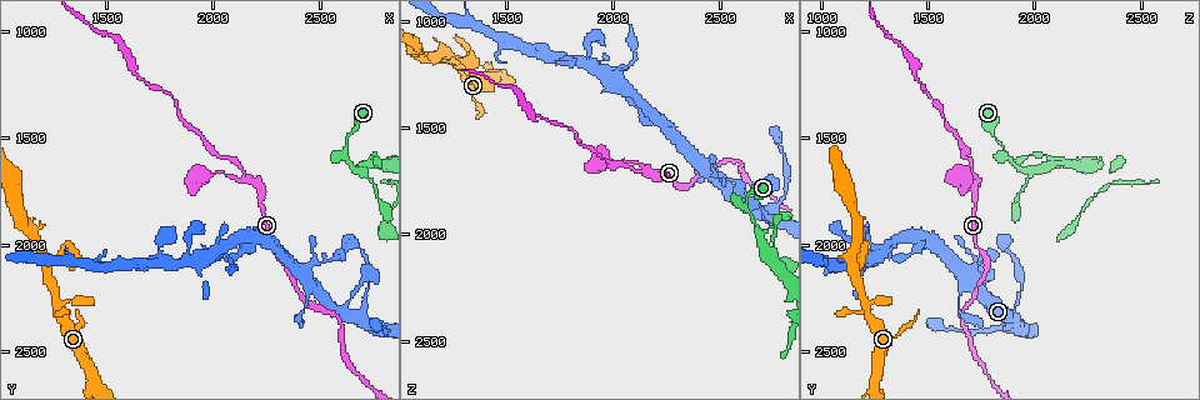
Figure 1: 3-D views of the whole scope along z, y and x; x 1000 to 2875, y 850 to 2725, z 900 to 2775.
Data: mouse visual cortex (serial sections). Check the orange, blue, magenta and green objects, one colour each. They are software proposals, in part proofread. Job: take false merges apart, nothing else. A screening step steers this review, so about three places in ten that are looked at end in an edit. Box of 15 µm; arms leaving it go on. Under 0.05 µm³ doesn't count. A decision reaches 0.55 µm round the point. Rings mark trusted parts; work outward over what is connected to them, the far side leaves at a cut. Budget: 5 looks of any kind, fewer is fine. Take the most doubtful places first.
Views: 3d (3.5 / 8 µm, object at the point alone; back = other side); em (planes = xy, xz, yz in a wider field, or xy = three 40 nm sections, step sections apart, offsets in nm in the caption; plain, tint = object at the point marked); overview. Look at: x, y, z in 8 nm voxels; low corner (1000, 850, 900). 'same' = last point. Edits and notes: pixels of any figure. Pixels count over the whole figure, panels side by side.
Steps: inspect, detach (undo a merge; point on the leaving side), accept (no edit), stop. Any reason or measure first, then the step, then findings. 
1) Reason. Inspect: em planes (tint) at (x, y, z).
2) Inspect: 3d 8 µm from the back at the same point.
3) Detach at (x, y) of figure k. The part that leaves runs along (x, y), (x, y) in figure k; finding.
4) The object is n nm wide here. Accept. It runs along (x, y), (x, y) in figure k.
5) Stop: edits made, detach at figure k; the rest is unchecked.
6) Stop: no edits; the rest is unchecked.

Sharp bend. Inspect: 3d 3.5 µm from the back at (2170, 1690, 1710).

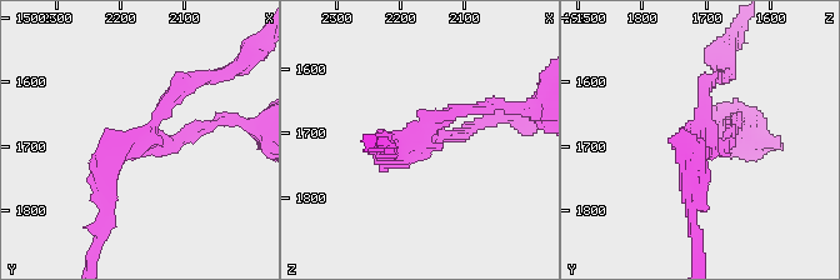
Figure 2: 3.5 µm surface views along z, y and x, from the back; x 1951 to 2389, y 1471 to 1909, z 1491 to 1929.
3 arms meet here; the arms are 150, 200, 250 nm wide. Inspect: em xy step 3 (tint) at (2165, 1690, 1710).

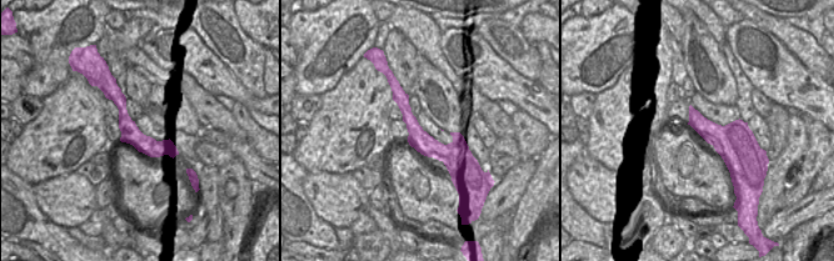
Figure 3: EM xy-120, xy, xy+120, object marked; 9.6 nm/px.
Accept. It runs along (395, 84), (413, 128), (467, 159) in figure 3; one cell here.

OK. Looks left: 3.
Inspect: 3d 3.5 µm at (1350, 2260, 1260).

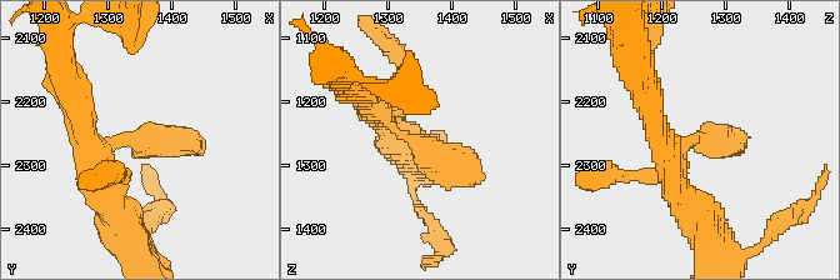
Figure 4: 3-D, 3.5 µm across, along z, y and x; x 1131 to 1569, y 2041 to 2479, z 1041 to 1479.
Inspect: em xy step 5 (tint) at (1355, 2260, 1270).

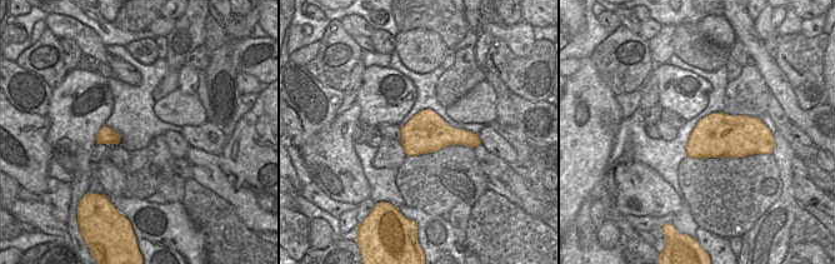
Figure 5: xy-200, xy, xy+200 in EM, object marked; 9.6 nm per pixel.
Accept. It runs along (378, 113), (443, 164), (481, 176) in figure 4; continuous, no second cell.

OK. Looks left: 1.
Stop: no edits; the rest is unchecked.

